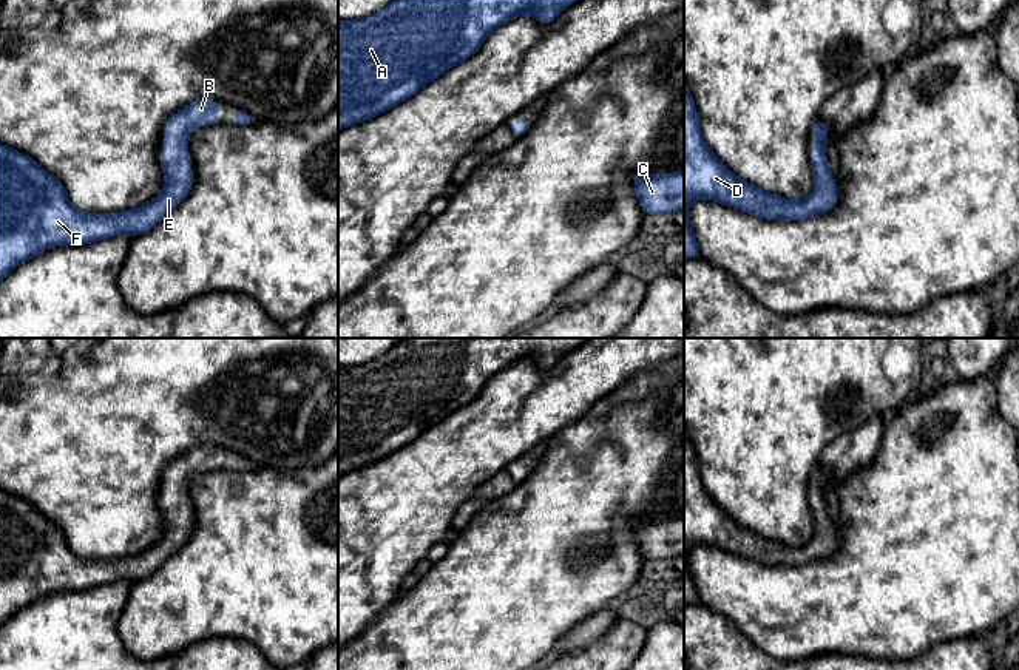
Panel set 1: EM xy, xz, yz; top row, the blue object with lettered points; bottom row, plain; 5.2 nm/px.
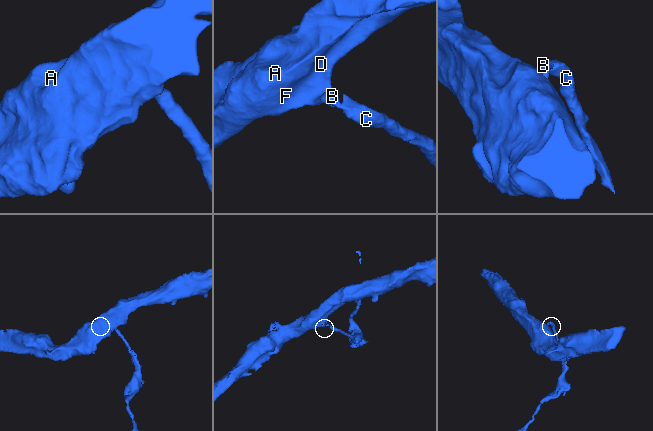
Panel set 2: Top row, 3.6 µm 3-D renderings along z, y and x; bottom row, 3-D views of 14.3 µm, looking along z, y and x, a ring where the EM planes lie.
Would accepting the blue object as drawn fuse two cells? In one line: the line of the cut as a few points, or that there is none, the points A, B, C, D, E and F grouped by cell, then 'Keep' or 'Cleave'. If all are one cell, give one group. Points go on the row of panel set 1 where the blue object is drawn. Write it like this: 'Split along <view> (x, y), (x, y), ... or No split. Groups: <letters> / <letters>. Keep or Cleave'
No split. Groups: A B C D E F. Keep

